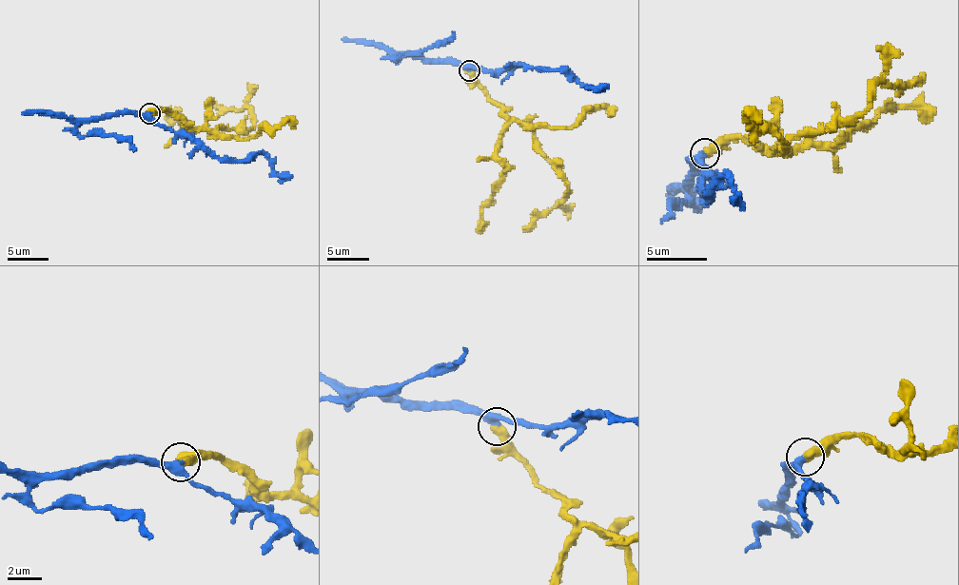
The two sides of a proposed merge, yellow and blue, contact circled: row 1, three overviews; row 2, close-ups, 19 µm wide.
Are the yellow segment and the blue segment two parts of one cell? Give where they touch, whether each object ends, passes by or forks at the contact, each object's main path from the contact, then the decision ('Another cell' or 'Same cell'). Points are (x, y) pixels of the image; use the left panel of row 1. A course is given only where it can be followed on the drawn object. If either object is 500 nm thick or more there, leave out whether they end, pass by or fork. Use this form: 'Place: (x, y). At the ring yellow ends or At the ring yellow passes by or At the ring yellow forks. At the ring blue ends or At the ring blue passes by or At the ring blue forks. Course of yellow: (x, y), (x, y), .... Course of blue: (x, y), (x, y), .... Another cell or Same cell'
Place: (149, 113). At the ring yellow ends. At the ring blue passes by. Course of yellow: (149, 113), (174, 112), (188, 127), (245, 133), (253, 128), (251, 111), (247, 107), (224, 111), (210, 102). Course of blue: (149, 112), (156, 123), (189, 133), (216, 156), (249, 160), (263, 154), (278, 175), (292, 175). Same cell

